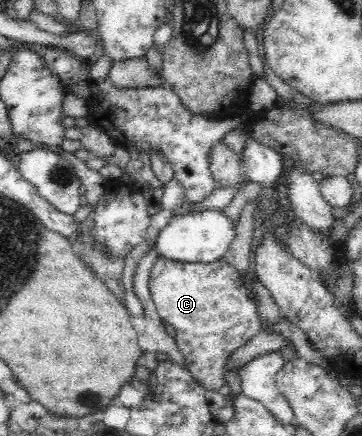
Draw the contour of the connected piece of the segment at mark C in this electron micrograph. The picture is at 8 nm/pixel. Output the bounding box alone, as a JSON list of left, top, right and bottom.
[150,256,262,392]

